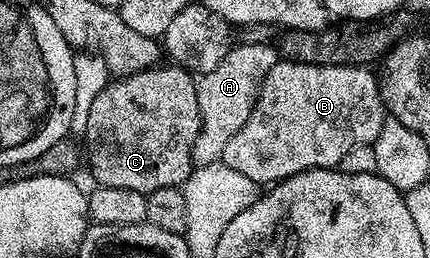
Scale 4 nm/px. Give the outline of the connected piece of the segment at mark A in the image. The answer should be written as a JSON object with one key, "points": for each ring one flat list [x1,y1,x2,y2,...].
{"points":[[235,44,227,51,220,63,213,67,212,71,201,74,197,78,202,126,196,135,196,143,192,147,195,166,222,160,224,147,228,147,232,135,236,135,236,131,240,131,240,127,244,127,244,123,248,123,260,87,264,83,268,71,272,71,272,67,279,60,280,54,273,44]]}

